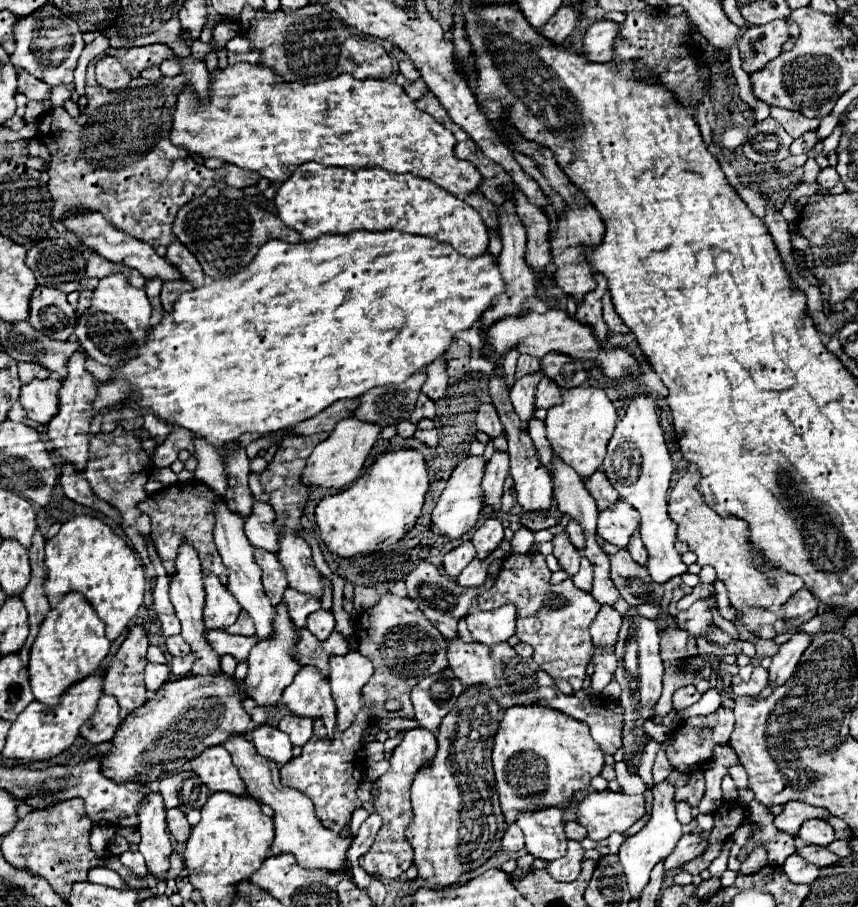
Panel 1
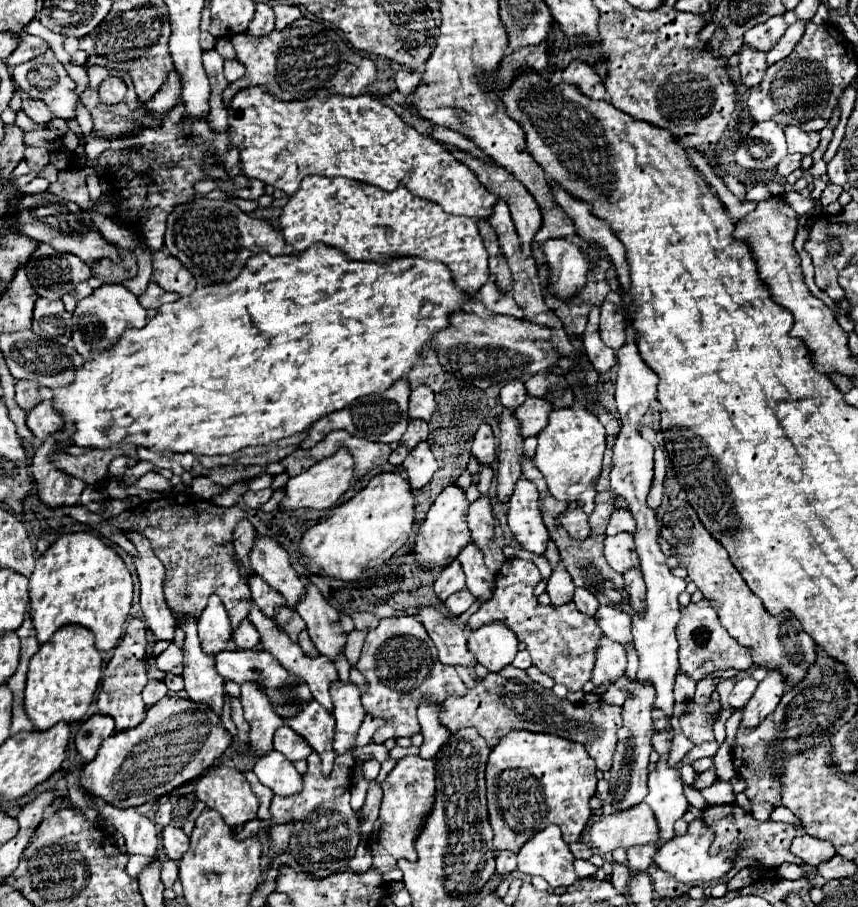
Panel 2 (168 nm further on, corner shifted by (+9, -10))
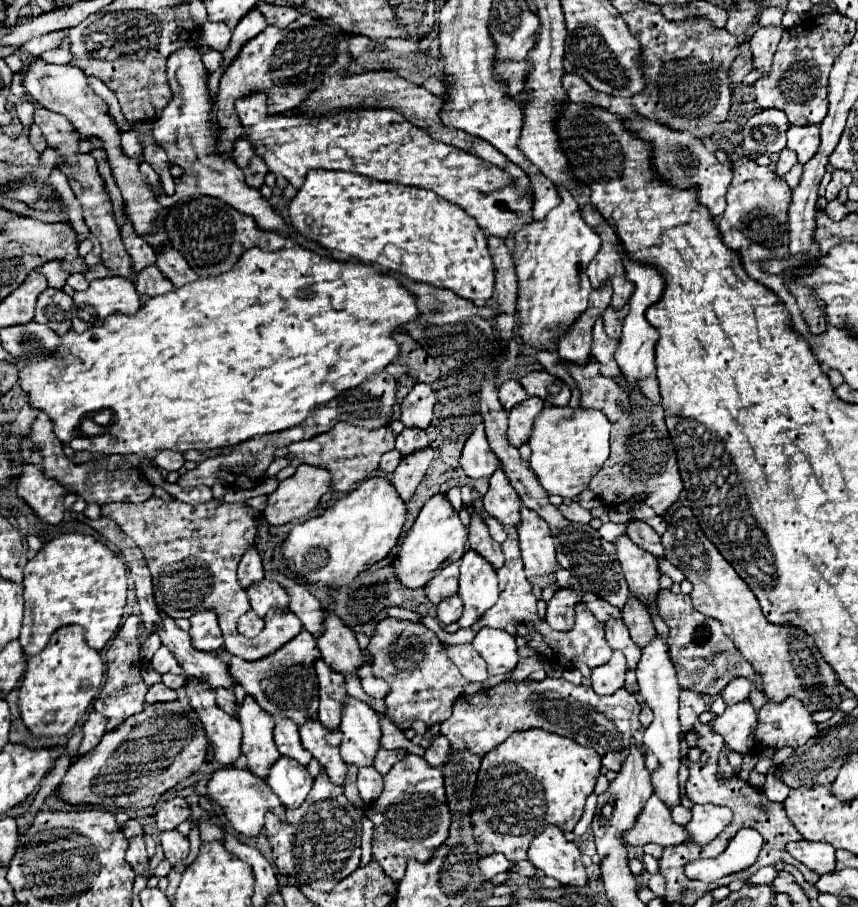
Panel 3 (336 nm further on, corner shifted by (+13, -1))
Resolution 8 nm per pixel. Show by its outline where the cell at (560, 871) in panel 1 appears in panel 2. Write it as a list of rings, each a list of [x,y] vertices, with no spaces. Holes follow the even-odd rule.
[[[576,860],[576,862],[574,862],[574,868],[576,868],[576,874],[578,874],[580,878],[594,876],[594,874],[598,872],[598,866],[594,866],[594,864],[586,862],[586,860]]]

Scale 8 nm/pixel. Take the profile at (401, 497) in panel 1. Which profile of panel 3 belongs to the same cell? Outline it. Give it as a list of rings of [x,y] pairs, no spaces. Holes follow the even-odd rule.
[[[370,477],[358,489],[338,499],[322,515],[310,517],[292,527],[284,543],[286,565],[308,583],[324,583],[332,587],[350,585],[352,579],[386,557],[398,543],[406,521],[406,503],[400,501],[386,477]]]

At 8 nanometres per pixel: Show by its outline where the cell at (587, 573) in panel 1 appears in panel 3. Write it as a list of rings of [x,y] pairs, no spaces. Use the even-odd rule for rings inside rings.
[[[584,593],[582,595],[582,603],[596,615],[596,619],[598,621],[606,621],[610,615],[612,617],[620,617],[620,609],[616,609],[616,607],[612,607],[610,603],[606,603],[604,599],[600,599],[600,597],[596,597],[594,593]]]

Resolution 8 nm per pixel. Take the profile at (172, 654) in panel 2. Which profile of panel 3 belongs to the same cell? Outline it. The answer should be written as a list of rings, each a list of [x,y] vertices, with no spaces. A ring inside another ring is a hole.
[[[164,645],[154,653],[152,667],[158,673],[174,673],[174,675],[182,675],[184,673],[180,669],[180,663],[176,661],[176,657],[172,657],[172,653],[168,653],[168,647],[164,647]]]

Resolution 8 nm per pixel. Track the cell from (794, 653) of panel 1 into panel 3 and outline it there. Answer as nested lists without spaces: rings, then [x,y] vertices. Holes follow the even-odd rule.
[[[750,699],[740,701],[732,707],[726,707],[726,711],[718,717],[714,717],[712,727],[716,733],[724,737],[724,743],[738,753],[750,753],[754,749],[754,727],[758,721],[758,713],[752,707]]]

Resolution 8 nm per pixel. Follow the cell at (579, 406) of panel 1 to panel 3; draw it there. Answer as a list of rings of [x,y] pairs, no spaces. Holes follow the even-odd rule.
[[[546,405],[534,421],[530,435],[530,467],[540,479],[540,485],[550,495],[576,497],[588,489],[590,479],[598,473],[602,463],[608,459],[608,437],[610,421],[604,413],[584,407],[550,407]]]

